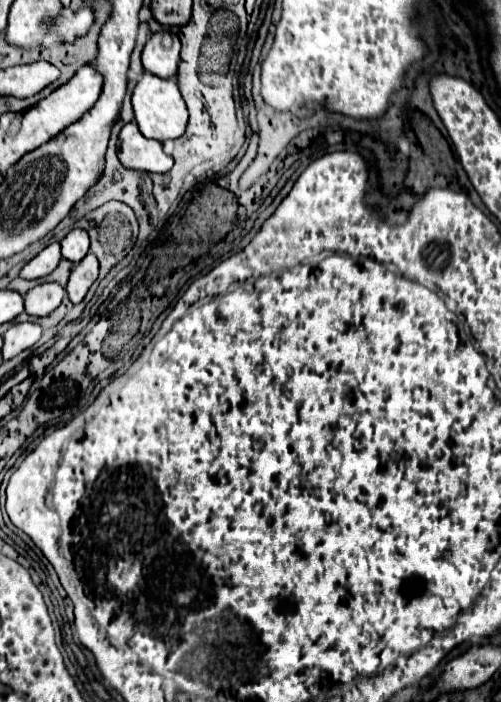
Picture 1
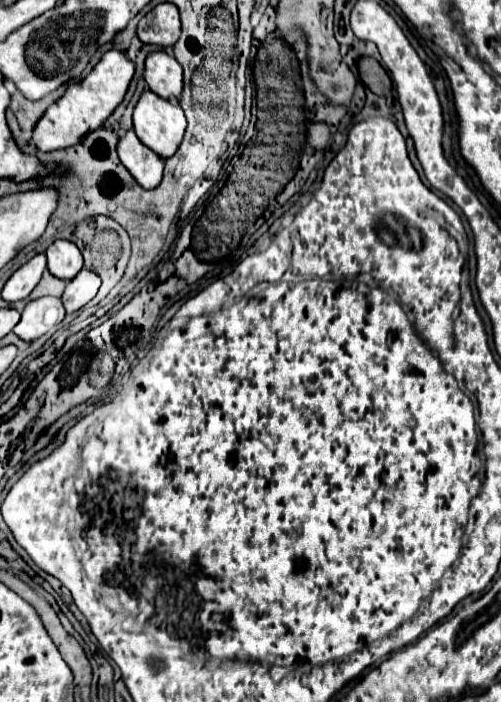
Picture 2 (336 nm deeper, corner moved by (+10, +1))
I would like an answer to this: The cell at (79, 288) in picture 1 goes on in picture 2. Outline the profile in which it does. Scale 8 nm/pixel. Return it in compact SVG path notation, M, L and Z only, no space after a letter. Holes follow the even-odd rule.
M81 269L77 273L77 277L73 277L65 291L63 291L63 307L67 313L75 313L79 311L83 305L87 305L95 295L97 295L97 289L101 285L101 279L97 277L97 273L93 271L87 271L87 269Z

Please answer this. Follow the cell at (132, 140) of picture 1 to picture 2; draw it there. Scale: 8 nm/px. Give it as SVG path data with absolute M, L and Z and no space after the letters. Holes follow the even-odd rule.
M127 131L117 145L121 163L129 169L129 173L135 177L135 181L145 187L153 189L161 183L163 177L163 159L153 153L149 147L145 147L135 131Z

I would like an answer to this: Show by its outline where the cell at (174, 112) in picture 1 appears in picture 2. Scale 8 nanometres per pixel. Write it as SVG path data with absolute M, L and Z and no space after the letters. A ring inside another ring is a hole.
M145 91L133 111L135 133L159 157L171 157L183 139L187 121L183 109L153 91Z

